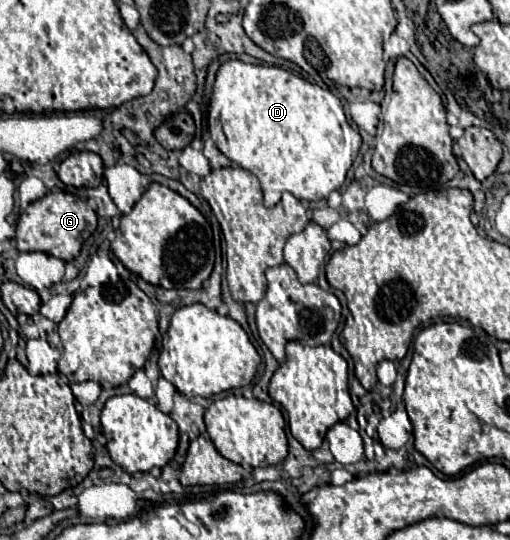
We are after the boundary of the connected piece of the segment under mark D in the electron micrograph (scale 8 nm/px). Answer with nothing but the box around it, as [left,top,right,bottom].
[208,60,362,206]

